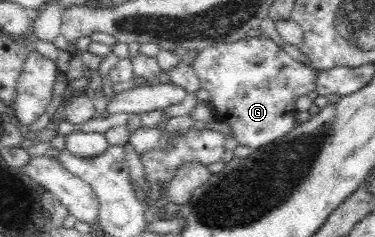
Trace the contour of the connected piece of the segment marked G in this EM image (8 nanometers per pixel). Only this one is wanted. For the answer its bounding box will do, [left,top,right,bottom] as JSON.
[191,35,318,150]

